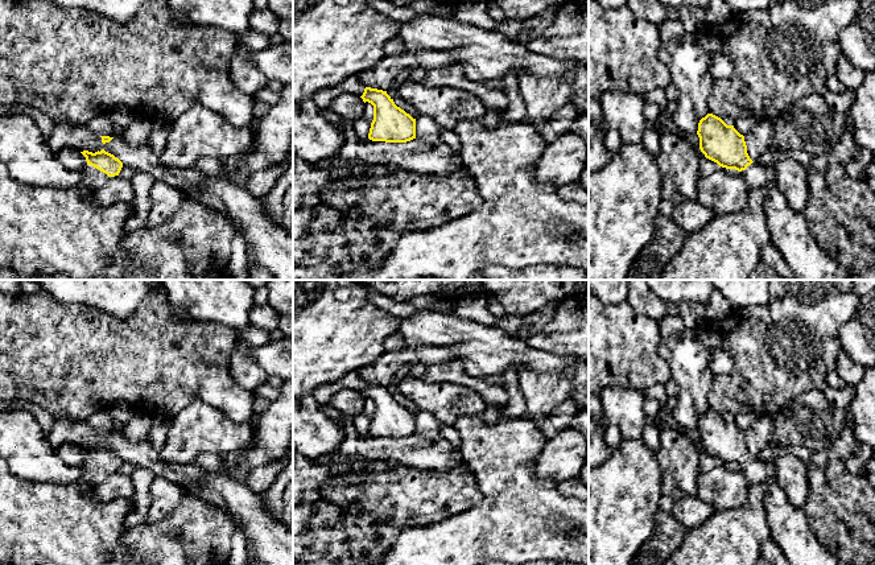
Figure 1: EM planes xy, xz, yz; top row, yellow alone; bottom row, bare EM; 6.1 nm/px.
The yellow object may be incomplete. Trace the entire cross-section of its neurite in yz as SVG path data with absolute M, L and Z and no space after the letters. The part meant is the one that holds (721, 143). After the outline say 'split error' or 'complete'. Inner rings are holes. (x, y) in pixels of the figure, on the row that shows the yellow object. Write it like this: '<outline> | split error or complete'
M707 114L698 123L699 149L706 158L726 169L738 170L748 189L764 190L764 209L772 243L797 280L846 280L843 267L822 251L805 218L794 211L777 186L772 166L754 162L744 136L734 125Z | split error

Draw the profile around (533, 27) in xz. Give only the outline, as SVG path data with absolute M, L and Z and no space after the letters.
M550 5L537 16L524 20L521 29L513 42L527 46L535 41L548 26L552 25L558 9L560 5Z

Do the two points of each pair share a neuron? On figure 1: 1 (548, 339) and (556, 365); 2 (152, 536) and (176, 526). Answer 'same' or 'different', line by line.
1: different
2: same

